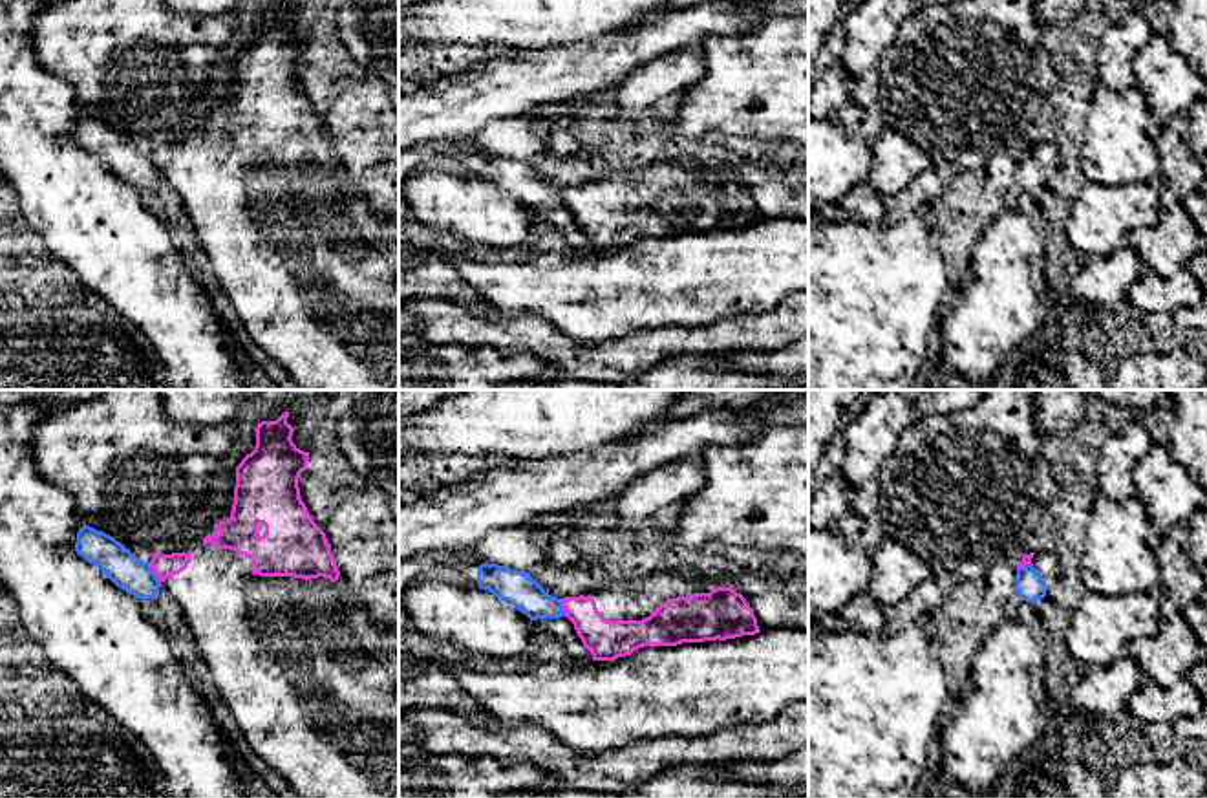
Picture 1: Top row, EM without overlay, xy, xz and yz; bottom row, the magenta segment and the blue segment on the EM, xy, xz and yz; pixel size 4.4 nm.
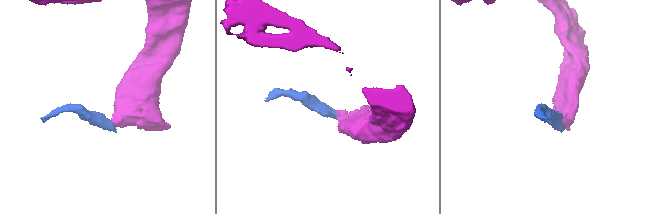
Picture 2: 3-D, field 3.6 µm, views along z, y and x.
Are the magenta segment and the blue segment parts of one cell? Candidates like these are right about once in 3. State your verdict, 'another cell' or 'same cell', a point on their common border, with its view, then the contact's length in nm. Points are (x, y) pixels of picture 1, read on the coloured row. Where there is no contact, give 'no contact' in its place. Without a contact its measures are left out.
another cell; contact xy (154, 571); length 110 nm

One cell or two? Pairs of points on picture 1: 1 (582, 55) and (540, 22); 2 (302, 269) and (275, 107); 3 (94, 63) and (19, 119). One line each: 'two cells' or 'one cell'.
1: two cells
2: one cell
3: two cells

